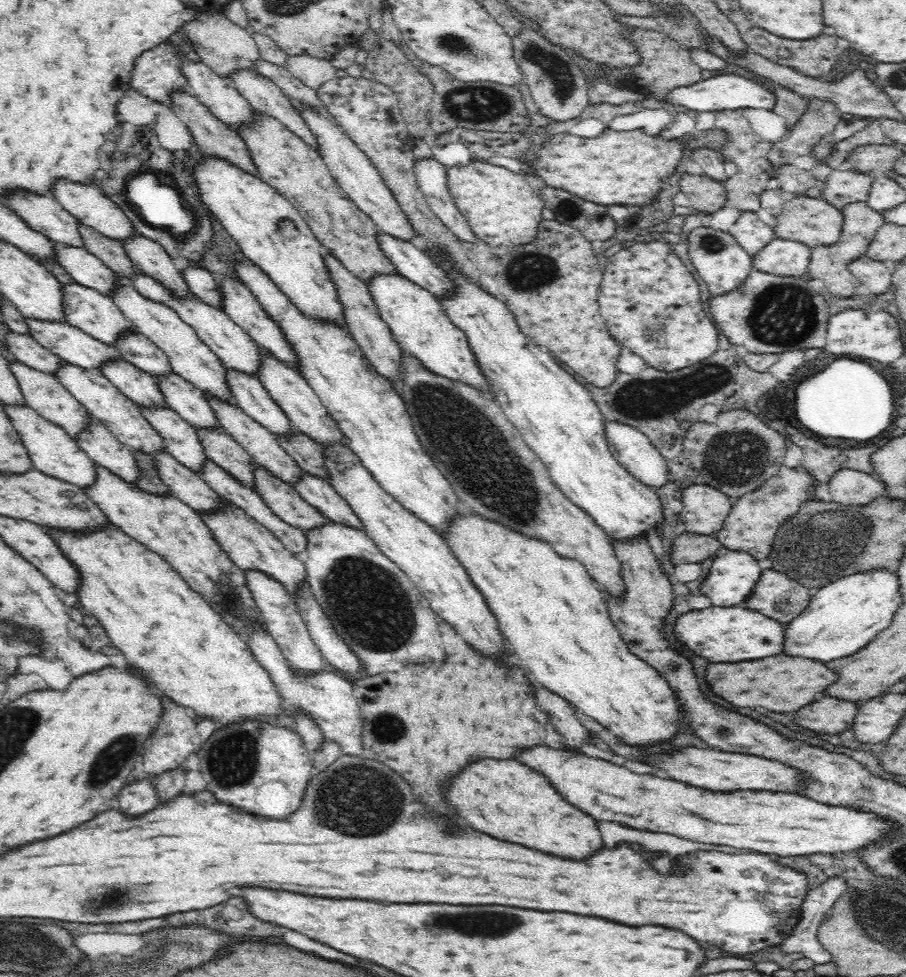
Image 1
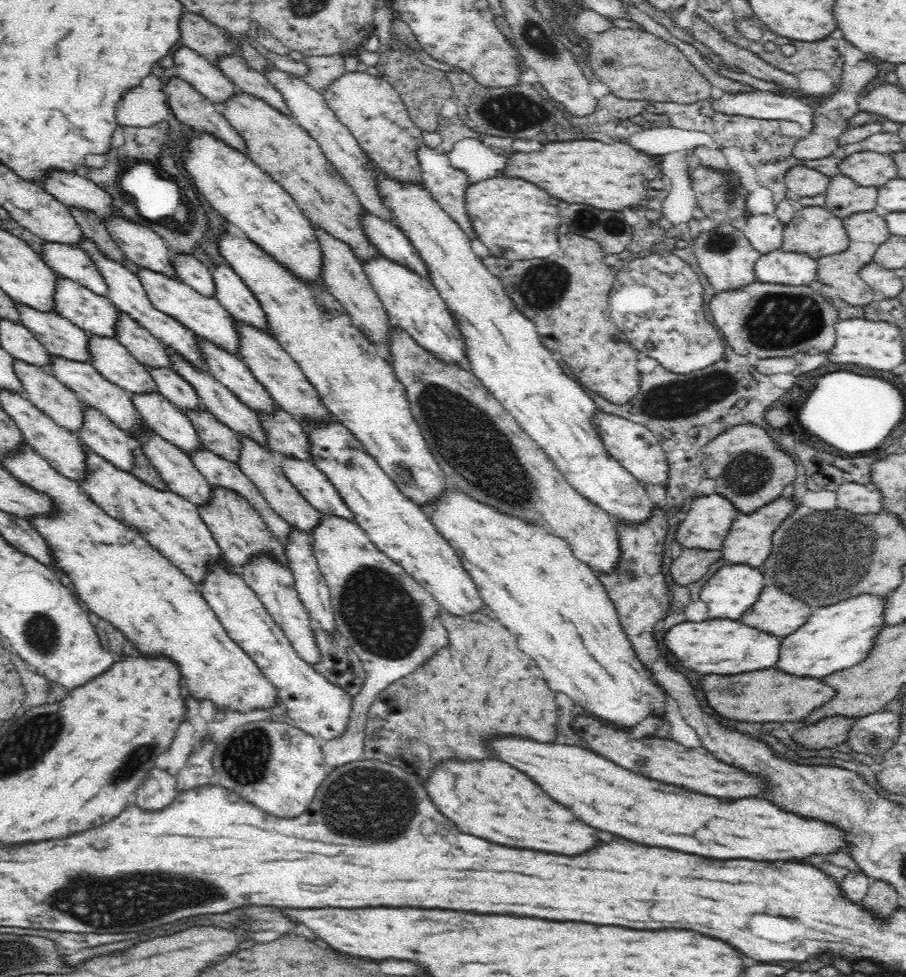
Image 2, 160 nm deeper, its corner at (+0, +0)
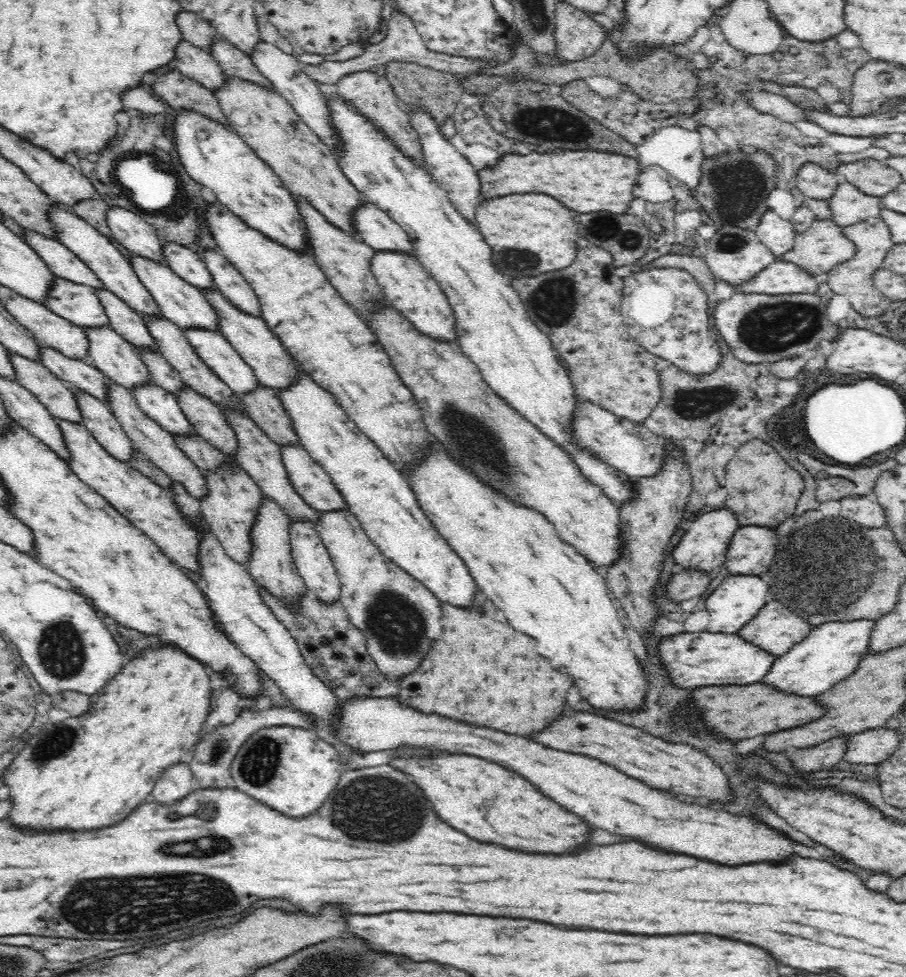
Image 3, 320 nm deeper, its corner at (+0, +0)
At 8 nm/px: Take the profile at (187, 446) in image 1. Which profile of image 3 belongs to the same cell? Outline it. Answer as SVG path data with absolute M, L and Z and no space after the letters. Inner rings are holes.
M151 383L129 389L129 395L145 416L150 417L162 430L173 437L195 434L192 423L184 414L174 394Z

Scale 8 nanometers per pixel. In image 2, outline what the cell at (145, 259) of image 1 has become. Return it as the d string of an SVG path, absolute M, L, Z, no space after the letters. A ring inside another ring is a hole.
M116 216L106 226L128 260L141 269L152 270L168 278L177 278L166 241L150 228Z

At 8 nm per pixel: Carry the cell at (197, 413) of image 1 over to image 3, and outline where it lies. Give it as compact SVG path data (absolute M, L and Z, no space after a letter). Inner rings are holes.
M141 348L139 350L140 358L143 359L148 367L152 384L174 395L188 387L180 374L173 369L173 366L159 352L141 350Z

